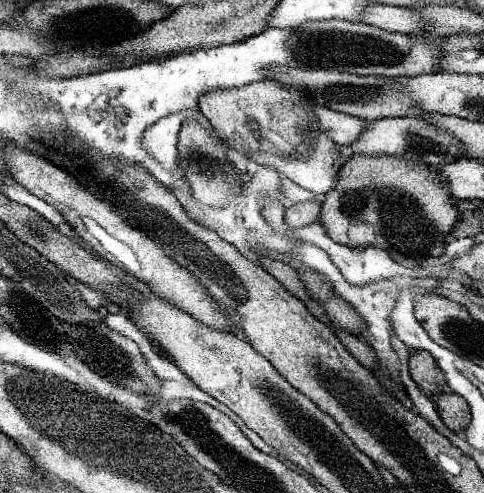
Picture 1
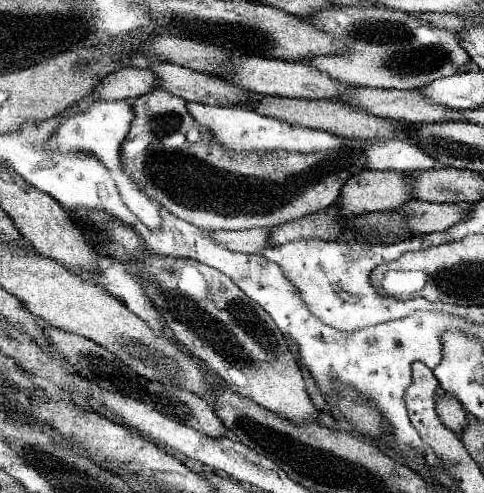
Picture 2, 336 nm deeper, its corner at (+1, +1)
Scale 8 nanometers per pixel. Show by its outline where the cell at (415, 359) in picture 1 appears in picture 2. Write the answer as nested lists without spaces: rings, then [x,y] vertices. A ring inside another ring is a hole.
[[[438,394],[436,396],[436,412],[438,418],[450,428],[454,434],[460,434],[462,428],[466,426],[466,412],[462,404],[452,396],[452,394]]]

